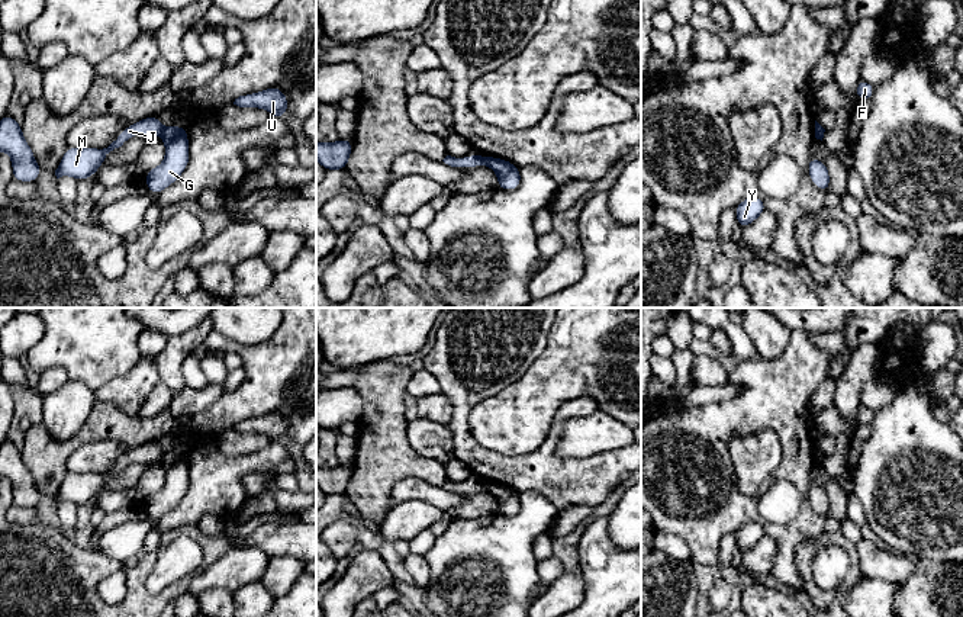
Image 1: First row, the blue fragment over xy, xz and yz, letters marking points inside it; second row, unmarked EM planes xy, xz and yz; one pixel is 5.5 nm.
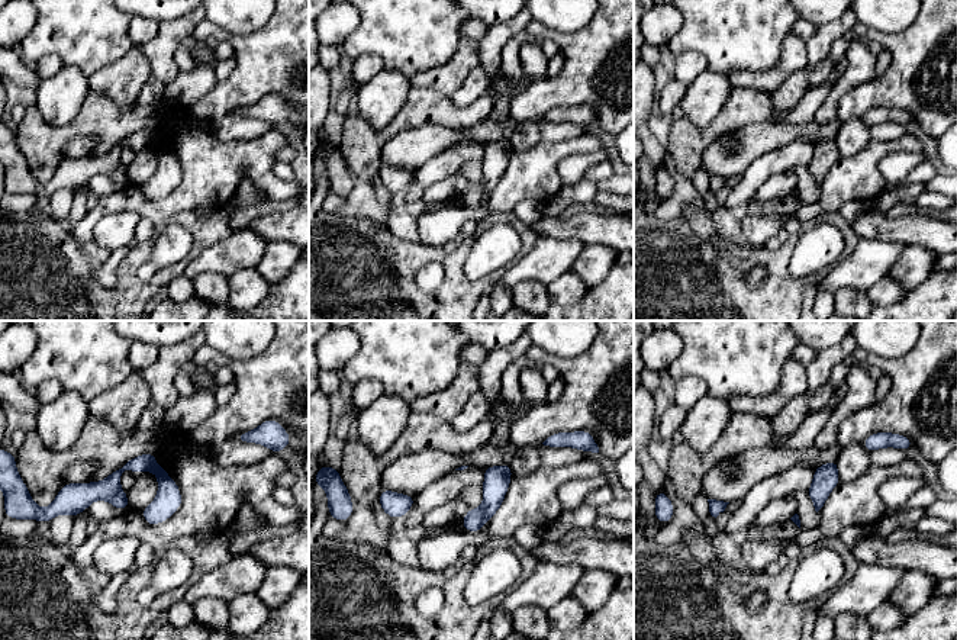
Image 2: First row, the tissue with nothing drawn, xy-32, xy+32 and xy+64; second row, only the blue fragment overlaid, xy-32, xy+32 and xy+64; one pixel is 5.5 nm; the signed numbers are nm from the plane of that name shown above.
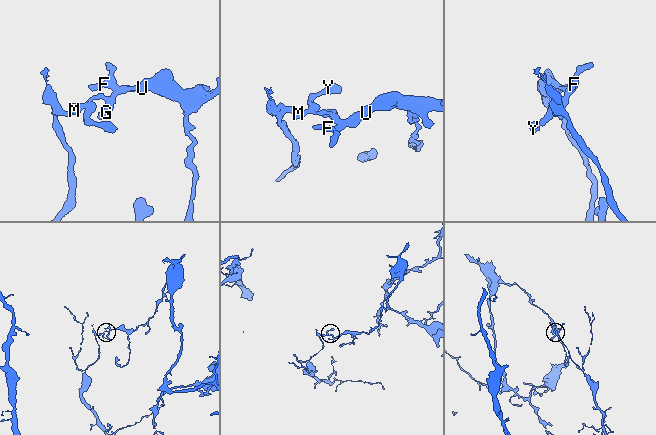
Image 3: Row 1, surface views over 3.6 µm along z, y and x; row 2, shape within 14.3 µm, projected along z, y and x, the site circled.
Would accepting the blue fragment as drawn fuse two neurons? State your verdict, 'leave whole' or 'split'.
split

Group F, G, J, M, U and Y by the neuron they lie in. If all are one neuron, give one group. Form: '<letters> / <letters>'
F G U / J M Y

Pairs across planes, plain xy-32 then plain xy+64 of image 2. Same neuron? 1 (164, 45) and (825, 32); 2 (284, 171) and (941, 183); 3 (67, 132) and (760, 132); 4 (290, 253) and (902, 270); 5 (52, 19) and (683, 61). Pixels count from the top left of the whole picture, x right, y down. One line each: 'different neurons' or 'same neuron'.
1: same neuron
2: different neurons
3: different neurons
4: same neuron
5: different neurons

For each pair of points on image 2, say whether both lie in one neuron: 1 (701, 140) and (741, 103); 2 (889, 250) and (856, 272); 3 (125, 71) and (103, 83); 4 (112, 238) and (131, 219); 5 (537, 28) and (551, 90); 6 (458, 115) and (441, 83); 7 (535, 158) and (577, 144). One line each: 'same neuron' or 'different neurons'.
1: same neuron
2: same neuron
3: same neuron
4: same neuron
5: same neuron
6: different neurons
7: same neuron

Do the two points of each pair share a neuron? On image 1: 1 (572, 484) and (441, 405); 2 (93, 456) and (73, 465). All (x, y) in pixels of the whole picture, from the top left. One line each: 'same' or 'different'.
1: different
2: same

